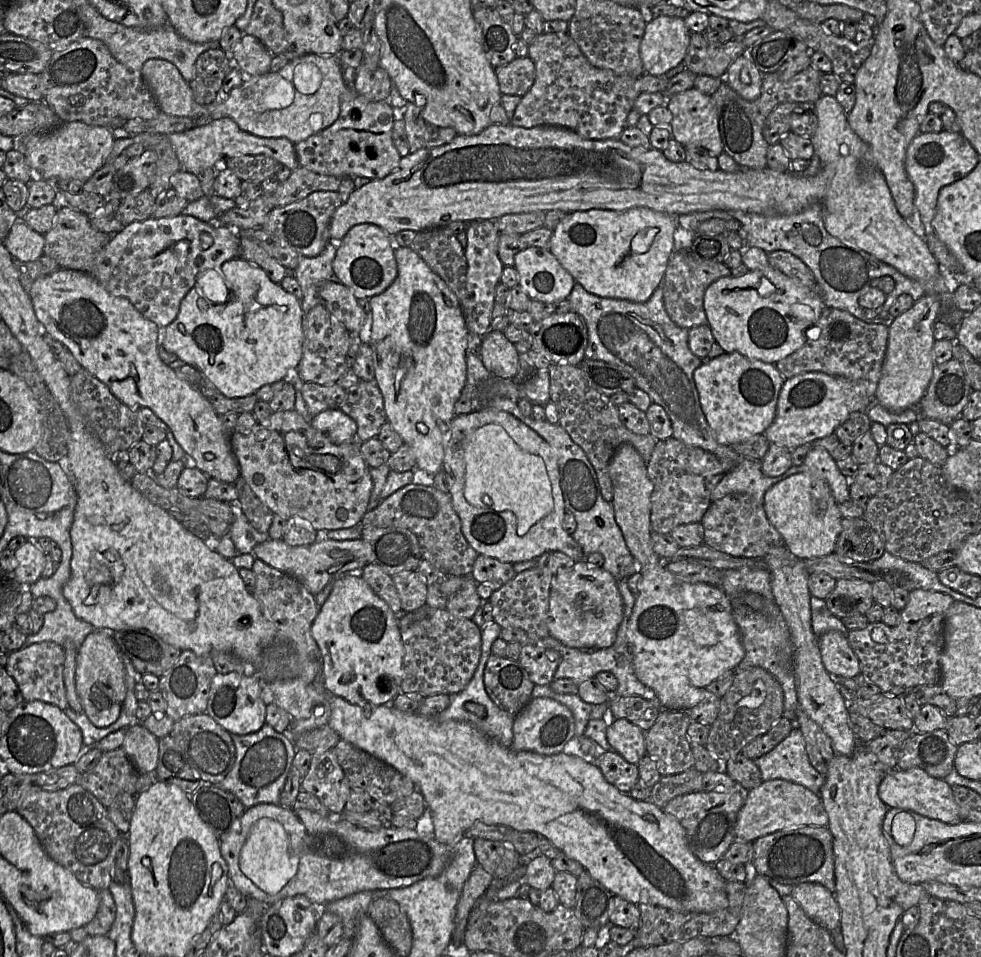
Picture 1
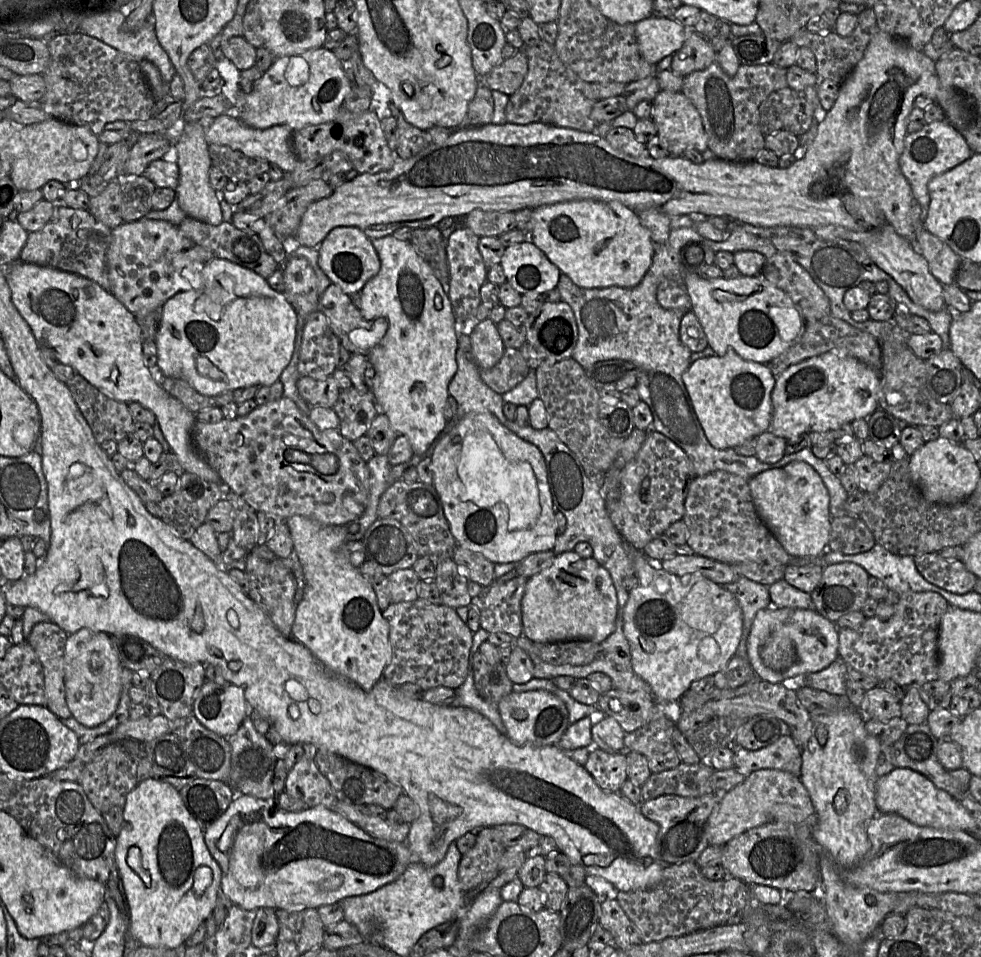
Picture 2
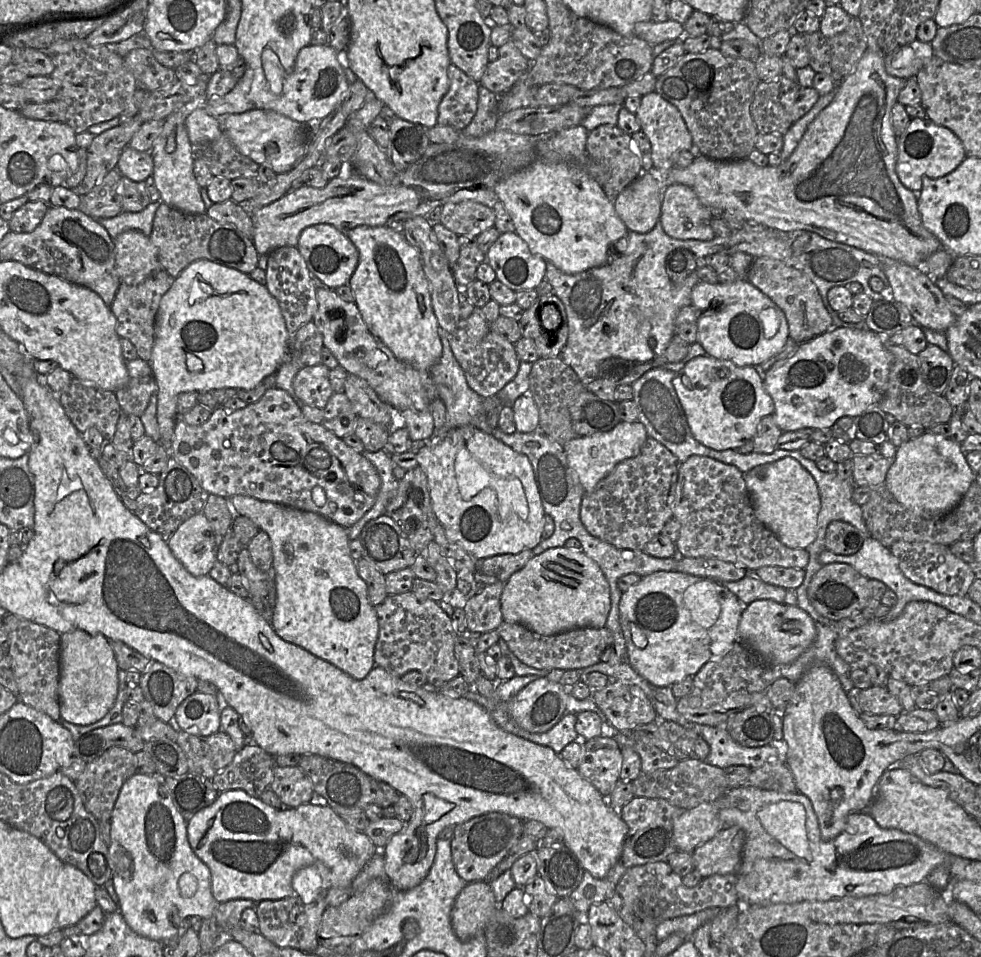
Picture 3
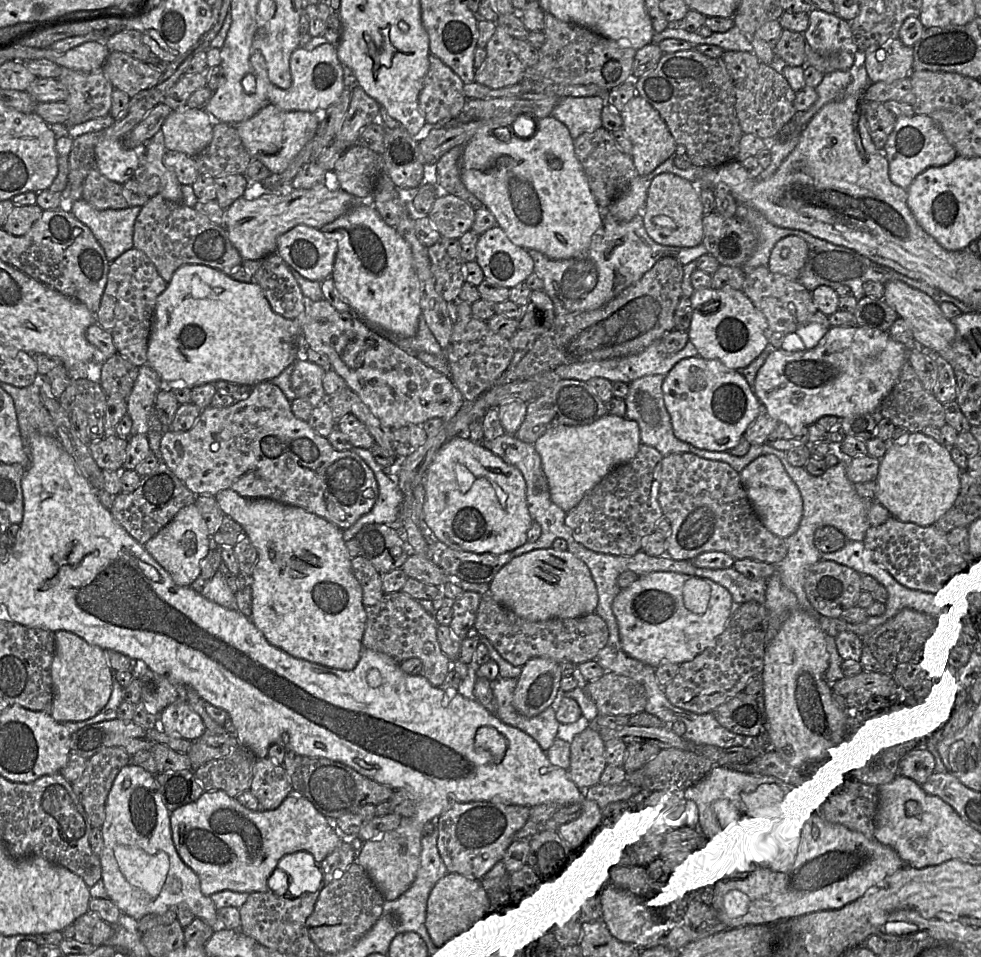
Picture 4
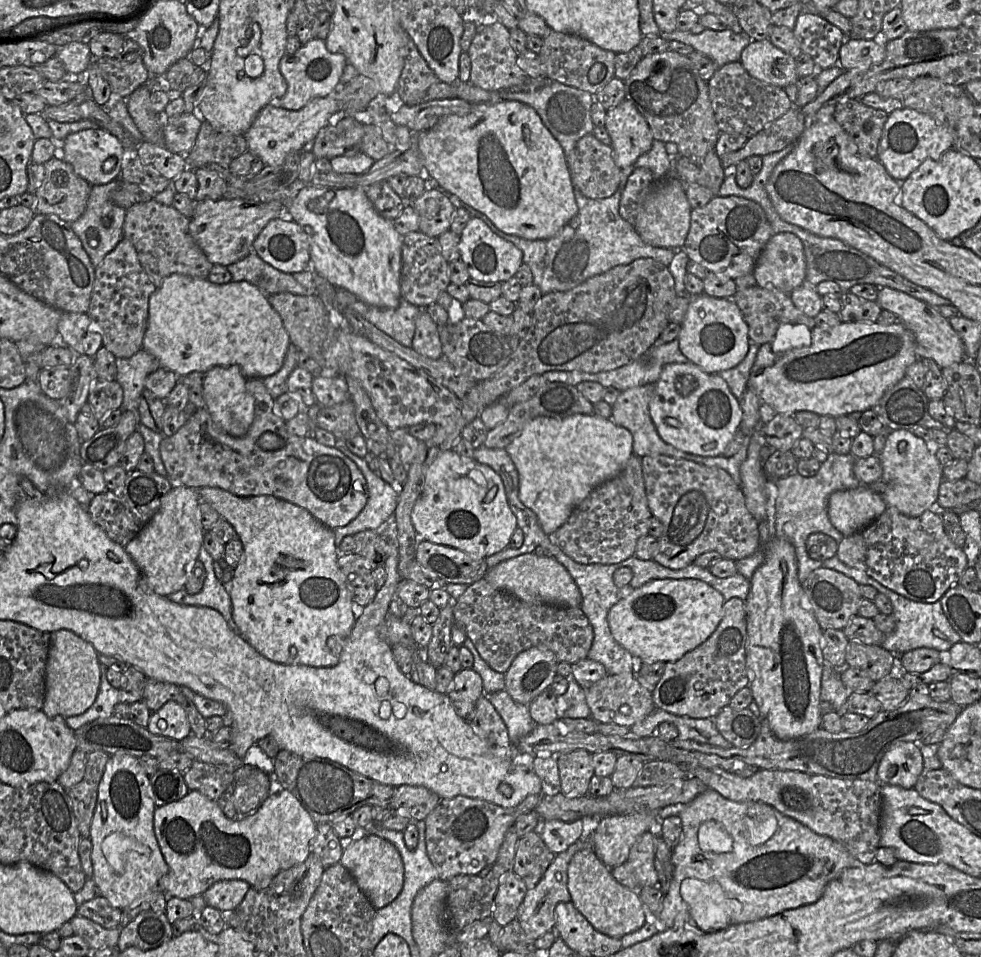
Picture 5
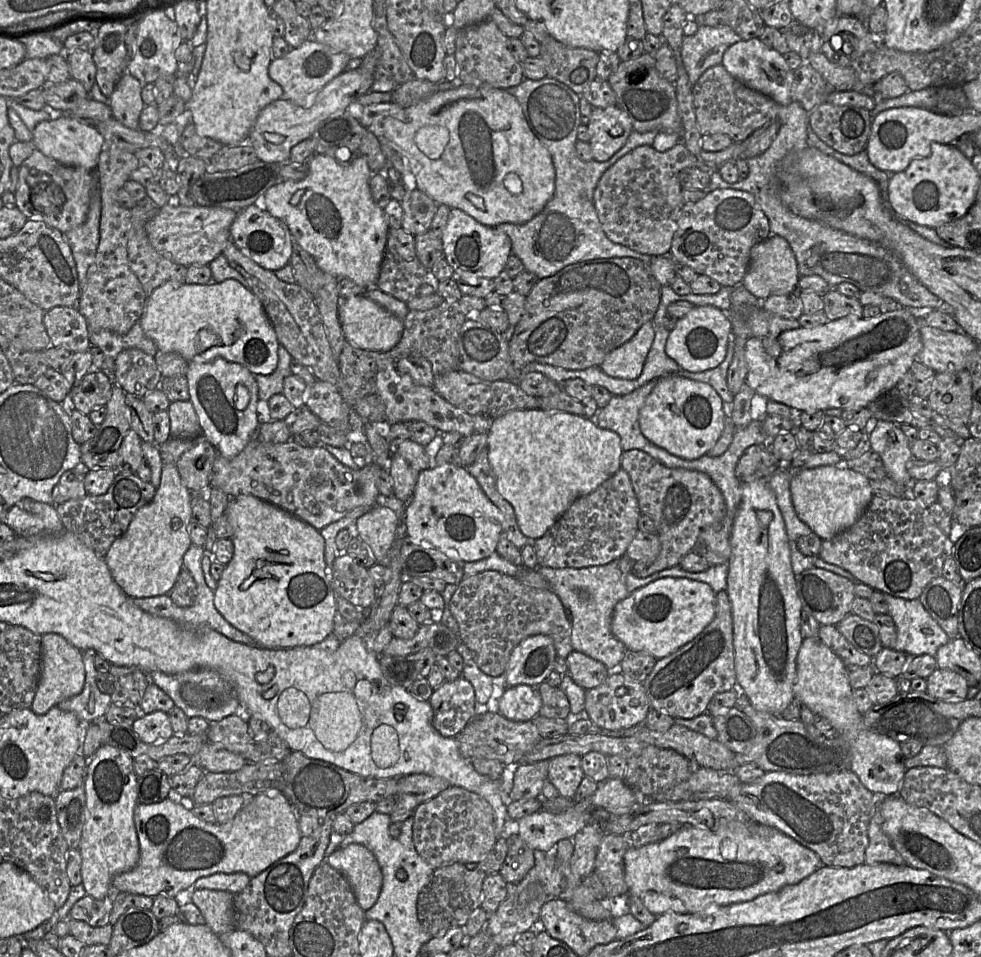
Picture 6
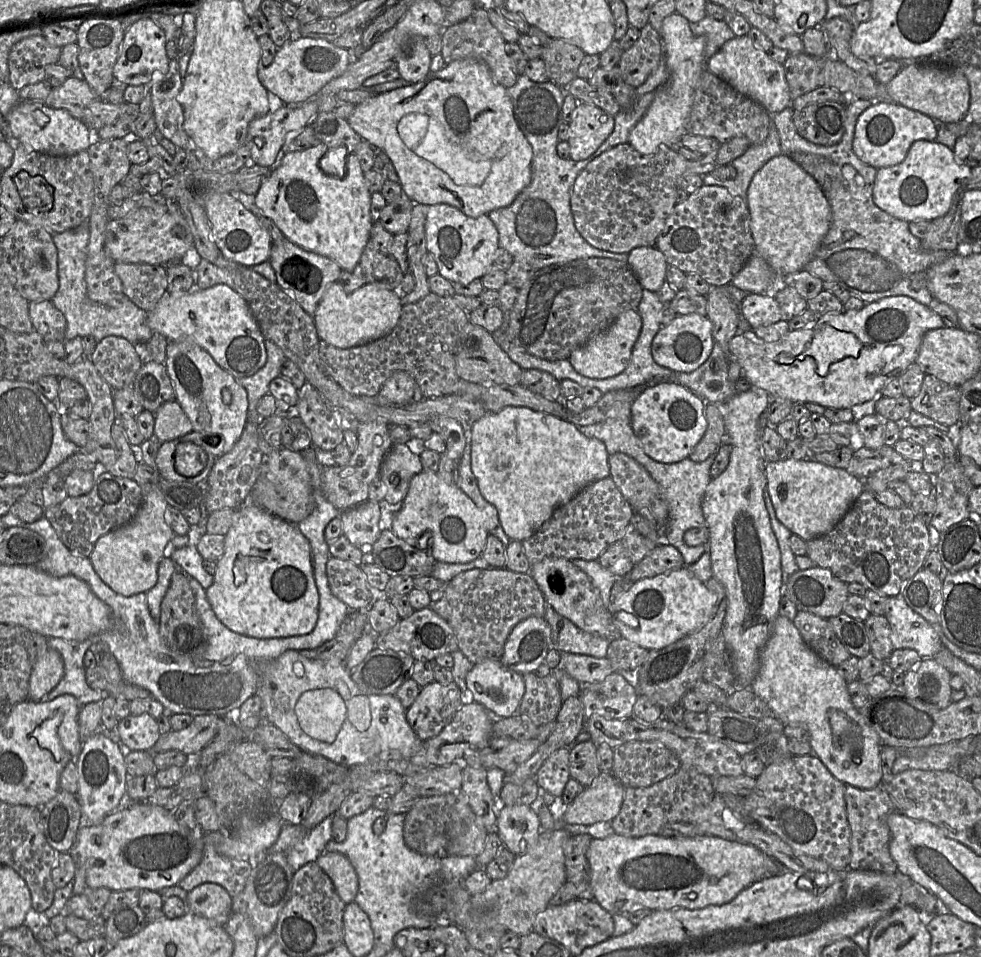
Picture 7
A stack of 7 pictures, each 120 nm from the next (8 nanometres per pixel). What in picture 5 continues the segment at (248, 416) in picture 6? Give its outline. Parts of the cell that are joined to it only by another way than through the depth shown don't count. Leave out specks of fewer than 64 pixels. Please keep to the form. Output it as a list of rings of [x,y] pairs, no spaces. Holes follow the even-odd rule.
[[[237,365],[213,367],[204,373],[203,397],[205,409],[210,413],[215,424],[225,433],[244,436],[255,416],[255,399],[246,389],[247,378]]]

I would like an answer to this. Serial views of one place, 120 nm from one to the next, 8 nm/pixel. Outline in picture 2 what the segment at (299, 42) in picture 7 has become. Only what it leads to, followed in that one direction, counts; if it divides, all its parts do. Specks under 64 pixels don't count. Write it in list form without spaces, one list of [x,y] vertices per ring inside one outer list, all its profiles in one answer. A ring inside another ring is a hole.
[[[317,48],[275,58],[249,93],[240,89],[235,107],[238,118],[248,126],[266,129],[281,124],[295,132],[333,120],[350,91],[351,82],[342,69],[342,62],[330,49]]]

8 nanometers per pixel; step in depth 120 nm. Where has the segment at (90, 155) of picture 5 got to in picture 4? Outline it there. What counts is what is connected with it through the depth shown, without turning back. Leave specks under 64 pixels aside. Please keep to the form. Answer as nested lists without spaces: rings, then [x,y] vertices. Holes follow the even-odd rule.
[[[105,139],[95,147],[95,169],[111,181],[123,184],[133,179],[143,156],[123,145],[122,140]]]

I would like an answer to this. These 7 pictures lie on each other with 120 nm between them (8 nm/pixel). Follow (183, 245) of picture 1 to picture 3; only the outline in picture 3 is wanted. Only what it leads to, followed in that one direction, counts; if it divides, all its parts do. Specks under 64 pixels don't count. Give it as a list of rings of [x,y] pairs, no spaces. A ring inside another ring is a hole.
[[[127,230],[114,239],[116,271],[121,282],[135,285],[164,270],[157,247],[149,236],[138,230]]]

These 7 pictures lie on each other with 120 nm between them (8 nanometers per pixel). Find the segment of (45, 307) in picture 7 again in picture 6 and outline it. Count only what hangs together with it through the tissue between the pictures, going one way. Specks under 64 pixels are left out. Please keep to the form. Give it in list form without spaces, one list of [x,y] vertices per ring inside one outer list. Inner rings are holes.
[[[56,306],[45,311],[43,317],[51,346],[62,347],[72,353],[89,351],[90,329],[77,307]]]

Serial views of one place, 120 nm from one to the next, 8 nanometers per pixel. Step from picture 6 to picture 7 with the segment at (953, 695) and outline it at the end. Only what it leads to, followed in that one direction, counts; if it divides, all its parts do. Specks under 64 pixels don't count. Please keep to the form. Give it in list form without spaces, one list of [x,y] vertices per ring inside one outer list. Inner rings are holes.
[[[934,657],[924,658],[906,673],[902,686],[904,694],[939,708],[947,707],[952,701],[952,674]]]

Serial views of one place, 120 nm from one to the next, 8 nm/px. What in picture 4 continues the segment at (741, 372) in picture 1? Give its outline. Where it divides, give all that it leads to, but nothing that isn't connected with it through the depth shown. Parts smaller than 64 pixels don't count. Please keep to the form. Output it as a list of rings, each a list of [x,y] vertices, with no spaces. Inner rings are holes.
[[[699,356],[677,362],[665,375],[662,392],[674,435],[709,451],[729,451],[736,447],[763,408],[740,371],[726,367],[719,360]]]

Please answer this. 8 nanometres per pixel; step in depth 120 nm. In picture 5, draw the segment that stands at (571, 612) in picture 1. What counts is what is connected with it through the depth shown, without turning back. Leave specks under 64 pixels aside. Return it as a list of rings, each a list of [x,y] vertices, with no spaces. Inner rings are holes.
[[[535,553],[523,554],[505,560],[488,570],[487,581],[497,589],[508,592],[526,602],[547,603],[558,606],[580,608],[582,596],[567,569],[550,557]]]

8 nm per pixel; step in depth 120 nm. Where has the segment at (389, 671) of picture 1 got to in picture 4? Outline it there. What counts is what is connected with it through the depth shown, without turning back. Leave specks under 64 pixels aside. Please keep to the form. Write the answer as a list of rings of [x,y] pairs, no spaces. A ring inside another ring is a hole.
[[[231,489],[214,495],[226,516],[239,523],[258,552],[251,576],[250,620],[273,646],[289,655],[328,668],[349,671],[356,667],[363,649],[366,625],[362,589],[351,568],[343,530],[301,507],[268,498],[246,498]]]

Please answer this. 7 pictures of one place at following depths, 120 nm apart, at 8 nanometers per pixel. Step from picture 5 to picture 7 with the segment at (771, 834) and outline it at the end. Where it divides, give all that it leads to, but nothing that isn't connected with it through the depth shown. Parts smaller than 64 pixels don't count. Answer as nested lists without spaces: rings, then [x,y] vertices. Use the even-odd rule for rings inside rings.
[[[613,832],[604,838],[593,838],[586,851],[586,858],[592,899],[612,915],[636,909],[701,909],[709,905],[726,904],[751,884],[786,870],[779,861],[753,845],[712,835],[692,838],[661,835],[626,837]]]

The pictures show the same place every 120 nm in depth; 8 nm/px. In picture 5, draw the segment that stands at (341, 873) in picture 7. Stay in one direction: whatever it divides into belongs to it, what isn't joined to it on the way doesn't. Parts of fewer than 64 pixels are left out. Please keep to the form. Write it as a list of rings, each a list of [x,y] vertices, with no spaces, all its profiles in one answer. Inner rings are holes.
[[[368,835],[354,841],[344,850],[339,863],[350,872],[376,910],[395,900],[403,888],[404,866],[401,856],[391,842],[378,836]]]

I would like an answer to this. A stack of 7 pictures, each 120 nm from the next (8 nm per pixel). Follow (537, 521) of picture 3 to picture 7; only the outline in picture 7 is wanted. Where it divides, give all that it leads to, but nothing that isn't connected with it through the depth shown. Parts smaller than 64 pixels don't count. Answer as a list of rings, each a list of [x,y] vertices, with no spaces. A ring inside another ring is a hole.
[[[422,471],[410,481],[391,531],[400,539],[425,550],[437,562],[469,563],[481,556],[490,535],[490,519],[457,484],[446,483],[437,472]]]

